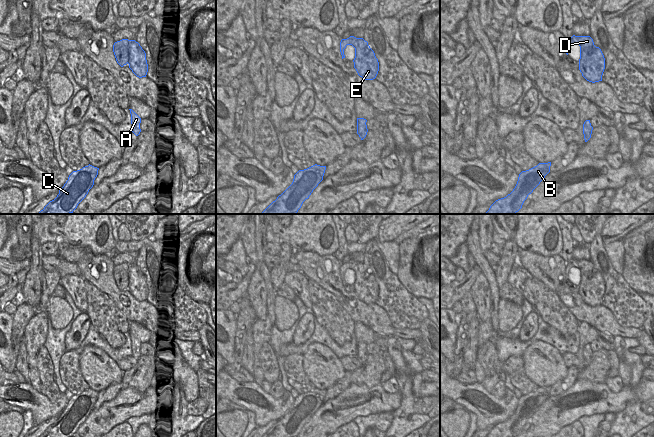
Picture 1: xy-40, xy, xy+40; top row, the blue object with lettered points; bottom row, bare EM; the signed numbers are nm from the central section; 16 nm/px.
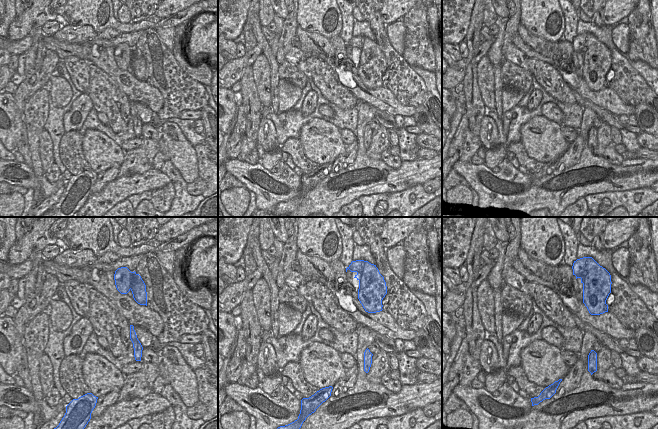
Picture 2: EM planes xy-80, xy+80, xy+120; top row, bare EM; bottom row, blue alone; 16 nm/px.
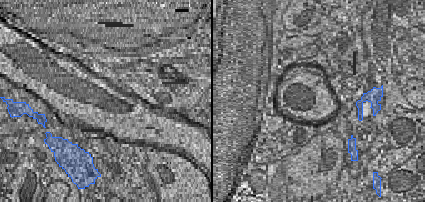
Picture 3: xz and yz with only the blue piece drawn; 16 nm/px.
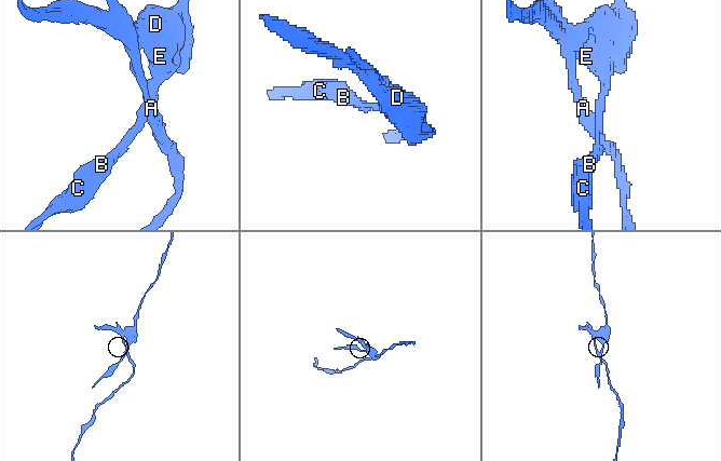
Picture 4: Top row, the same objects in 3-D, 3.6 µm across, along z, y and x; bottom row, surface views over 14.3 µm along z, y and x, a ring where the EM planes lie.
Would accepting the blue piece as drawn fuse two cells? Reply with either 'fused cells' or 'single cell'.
fused cells

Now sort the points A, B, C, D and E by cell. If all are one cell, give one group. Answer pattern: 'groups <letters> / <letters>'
groups A / B C D E

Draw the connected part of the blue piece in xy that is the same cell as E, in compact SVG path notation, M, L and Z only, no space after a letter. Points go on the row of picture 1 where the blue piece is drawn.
M350 36L347 38L355 48L354 68L358 75L365 80L373 80L379 71L379 62L374 51L363 38Z

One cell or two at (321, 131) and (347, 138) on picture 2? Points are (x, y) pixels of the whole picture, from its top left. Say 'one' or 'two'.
two

